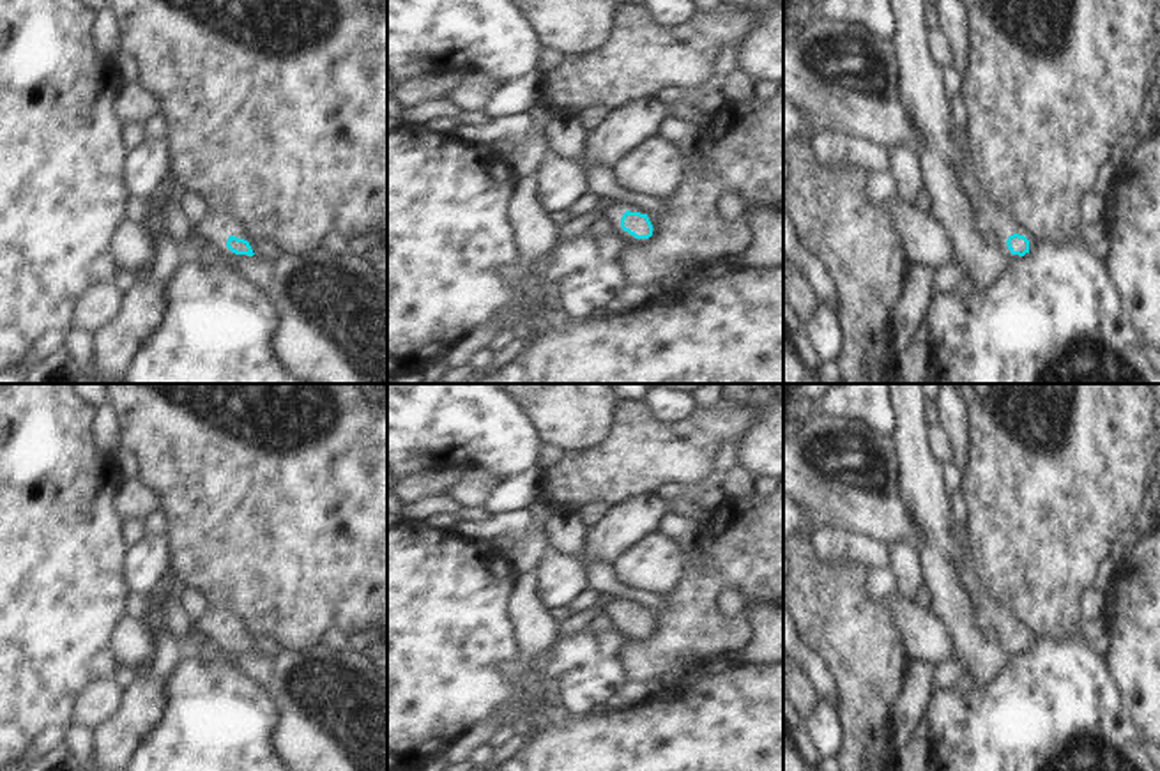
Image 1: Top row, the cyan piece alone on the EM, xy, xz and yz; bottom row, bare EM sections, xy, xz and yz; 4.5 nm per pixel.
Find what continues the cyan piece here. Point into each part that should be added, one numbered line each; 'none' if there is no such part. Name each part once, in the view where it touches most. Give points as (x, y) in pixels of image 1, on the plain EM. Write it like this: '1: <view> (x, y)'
1: xy (214, 623)

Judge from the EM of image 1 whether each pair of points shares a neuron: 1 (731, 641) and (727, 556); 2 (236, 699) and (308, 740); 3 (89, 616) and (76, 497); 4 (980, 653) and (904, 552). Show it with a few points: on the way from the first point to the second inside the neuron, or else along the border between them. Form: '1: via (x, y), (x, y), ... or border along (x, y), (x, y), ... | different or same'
1: via (709, 619), (708, 584), (715, 577) | same
2: border along (257, 685), (276, 708), (276, 752) | different
3: via (76, 586), (76, 527) | same
4: border along (916, 547), (923, 584) | different

